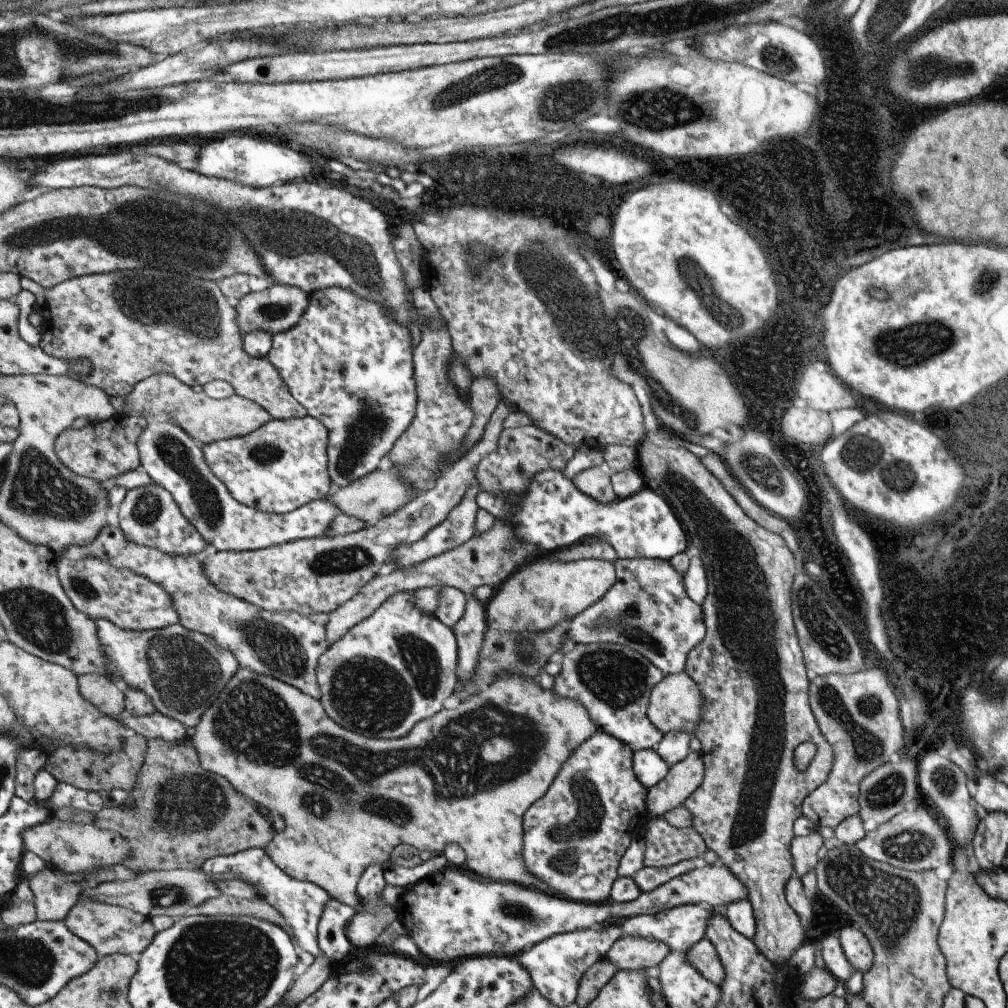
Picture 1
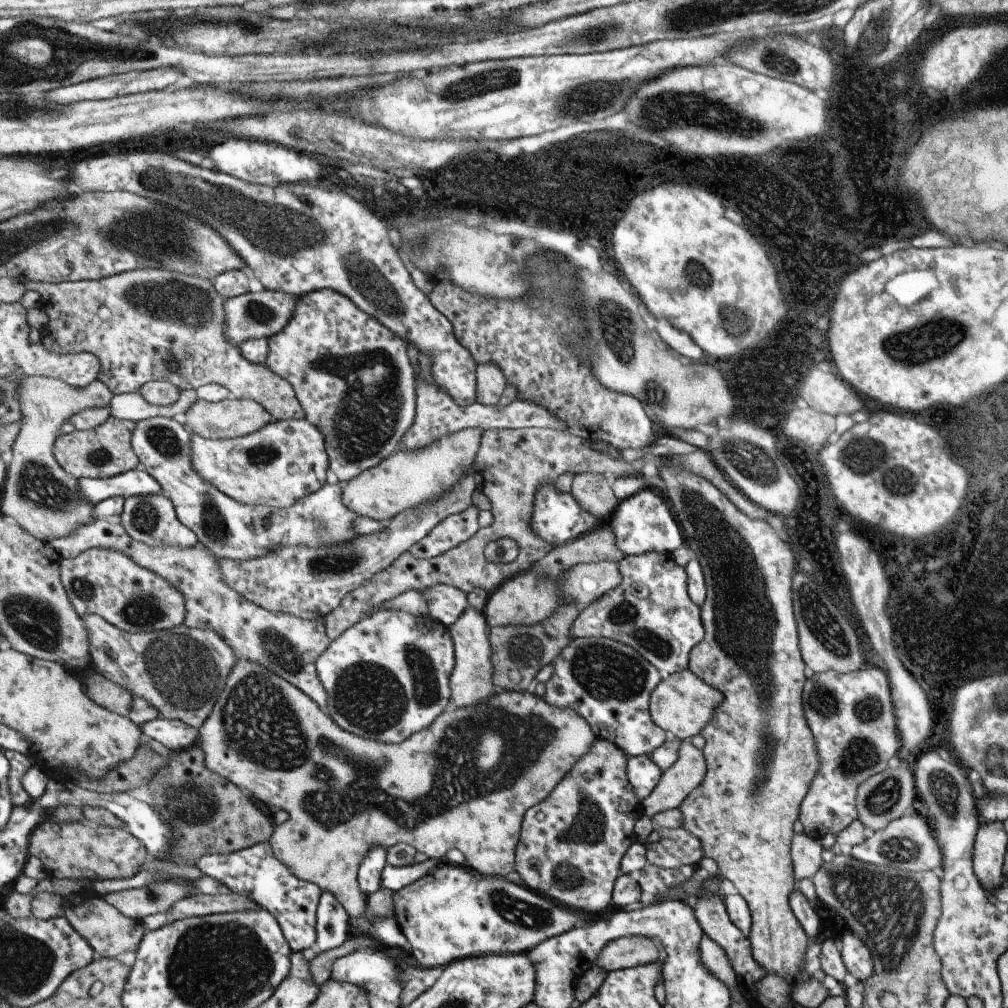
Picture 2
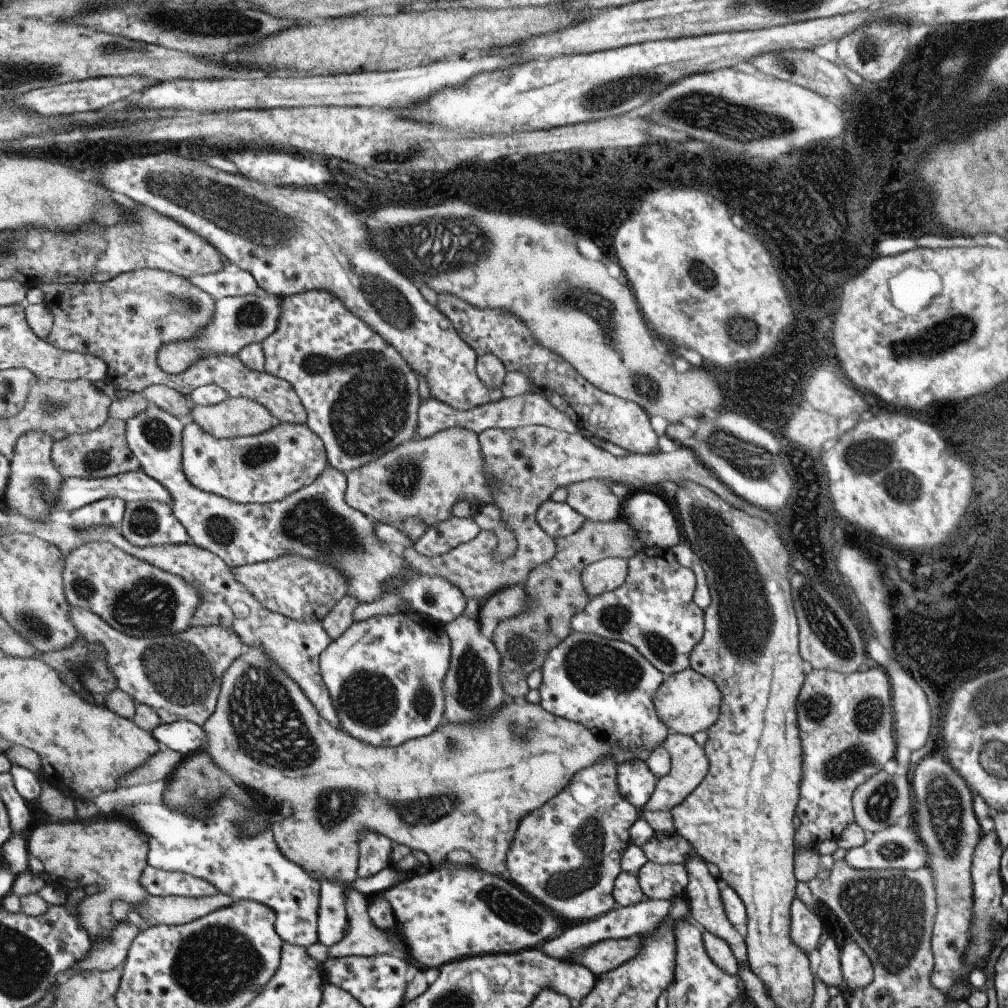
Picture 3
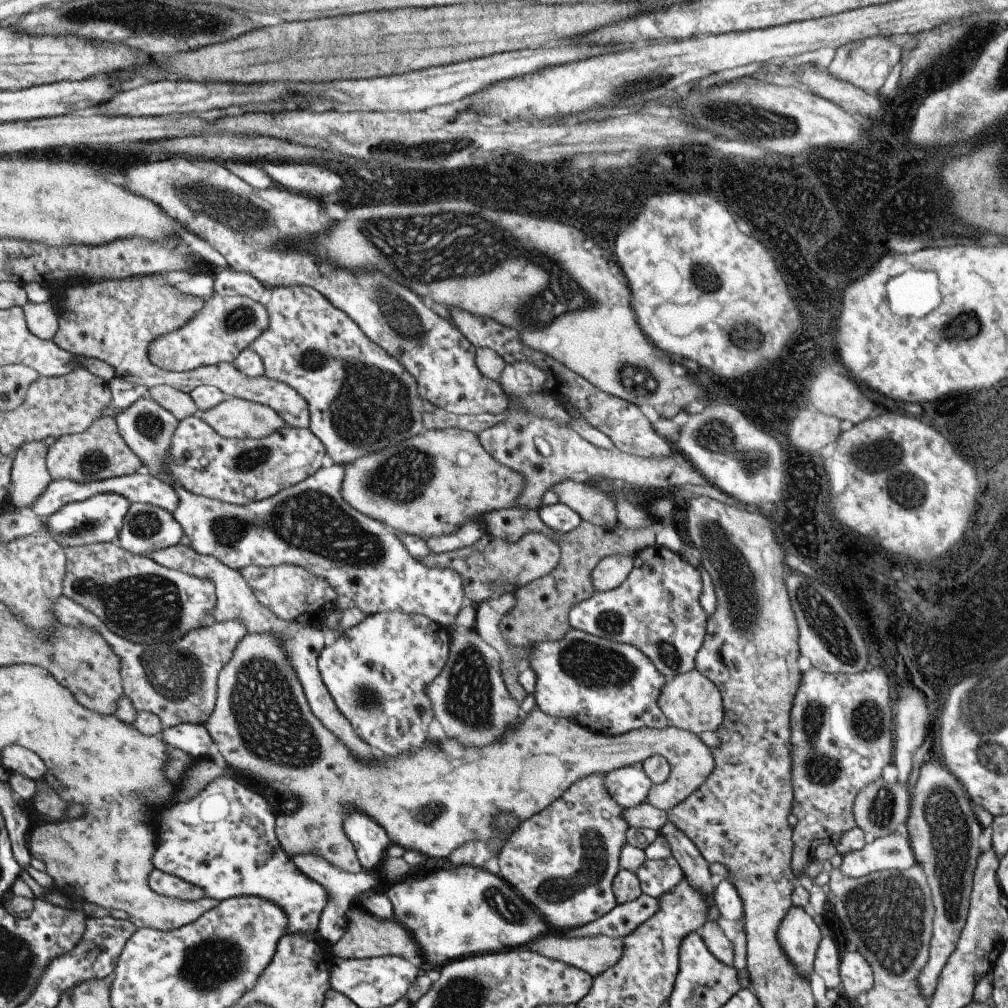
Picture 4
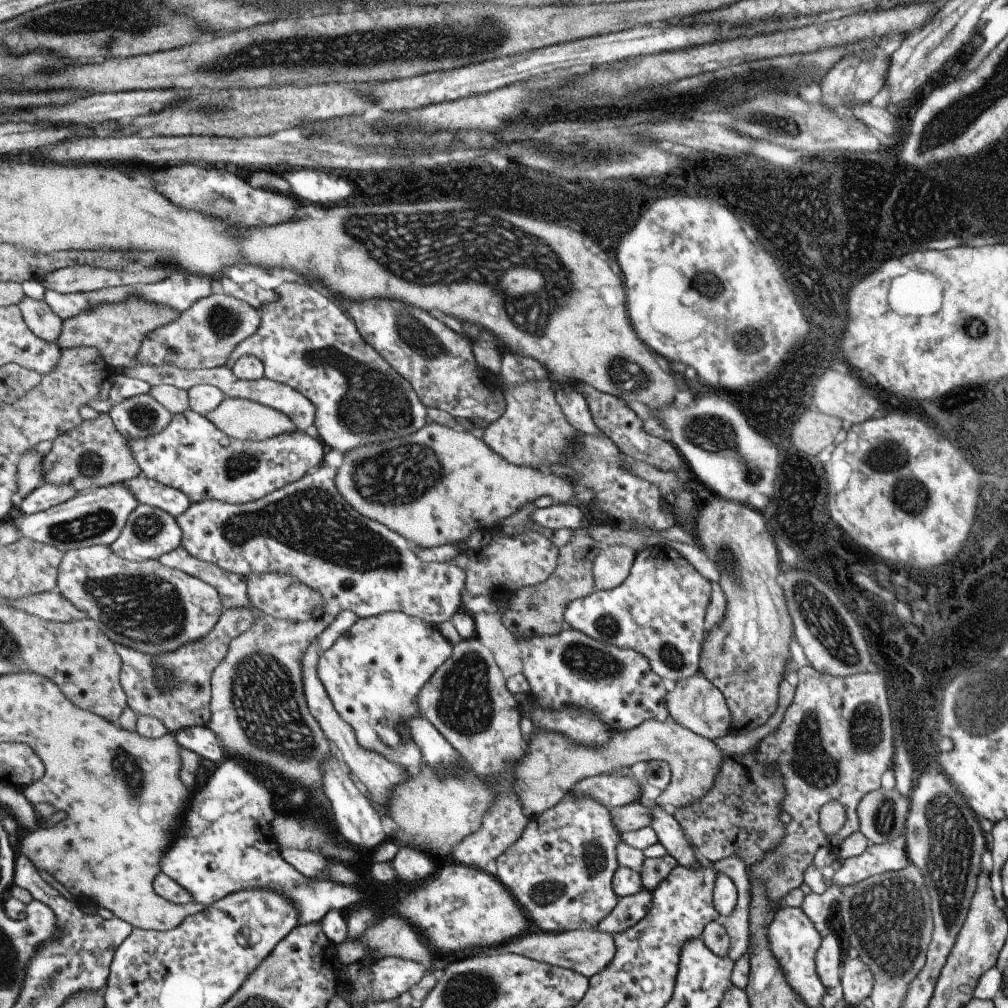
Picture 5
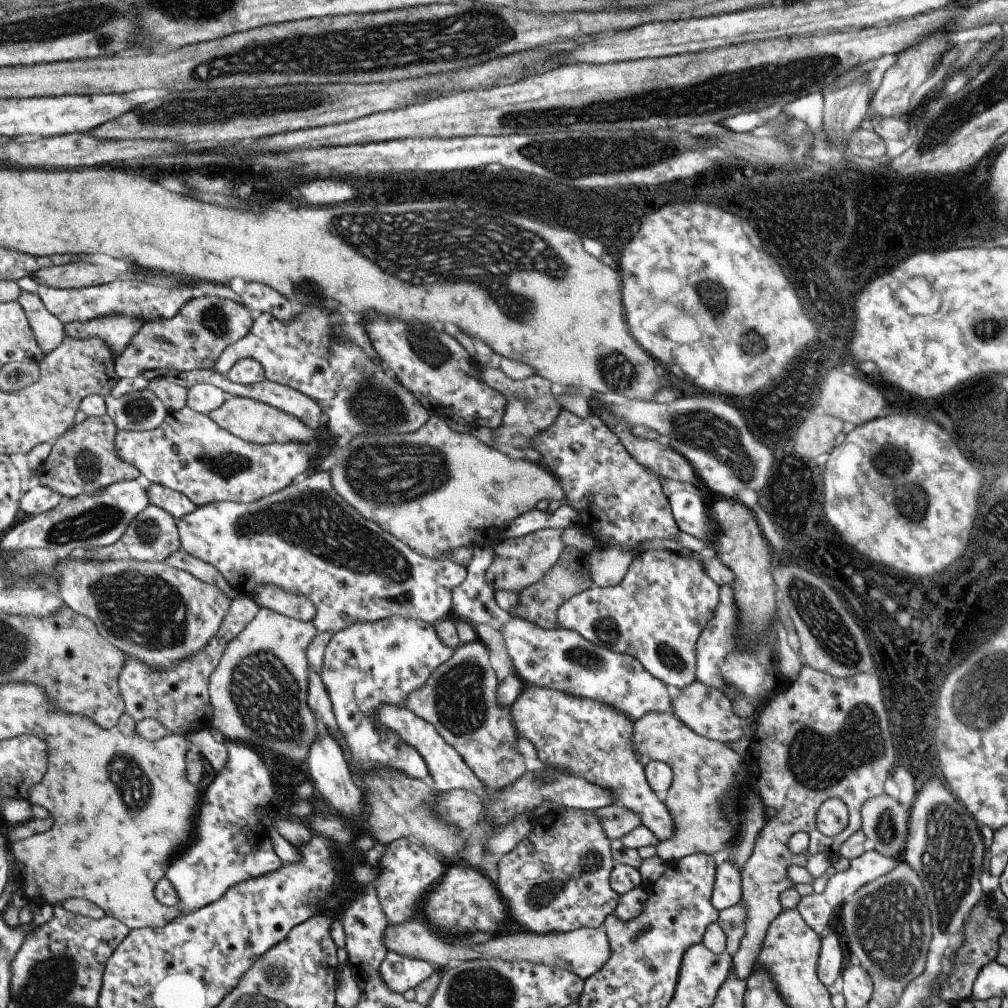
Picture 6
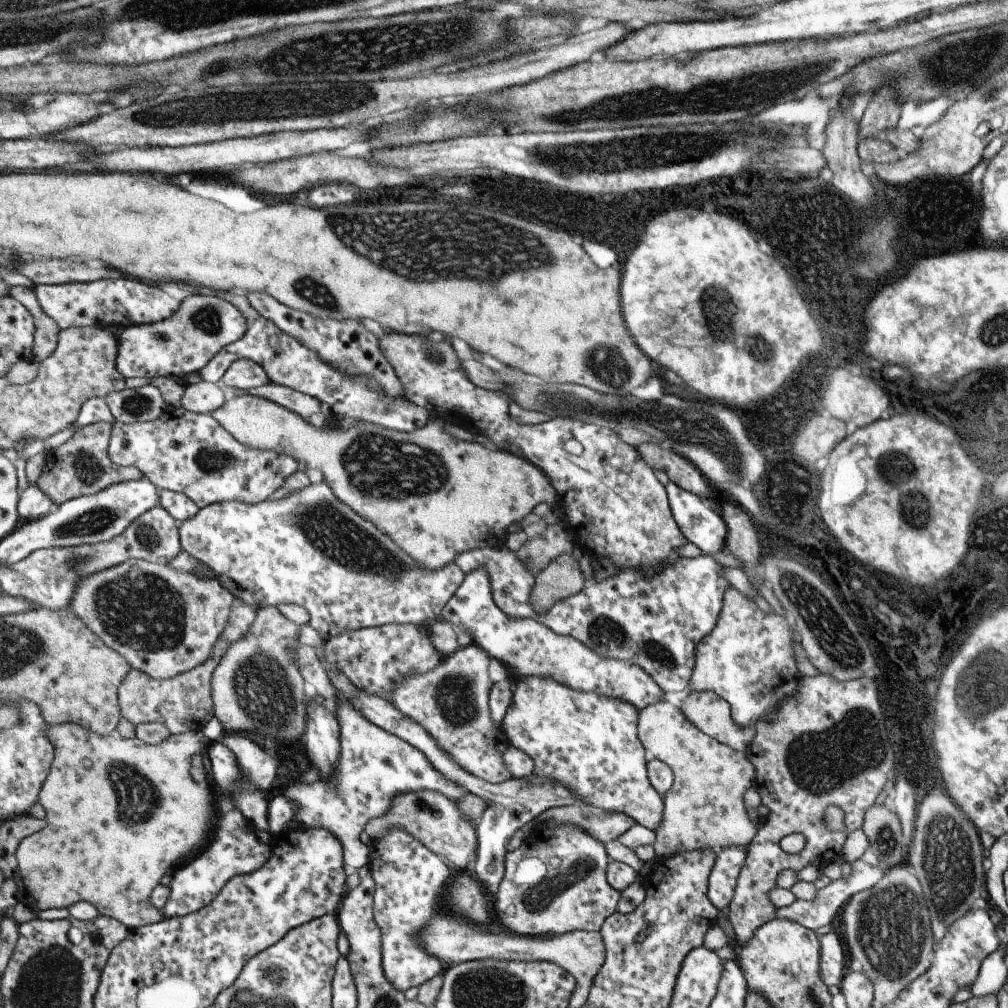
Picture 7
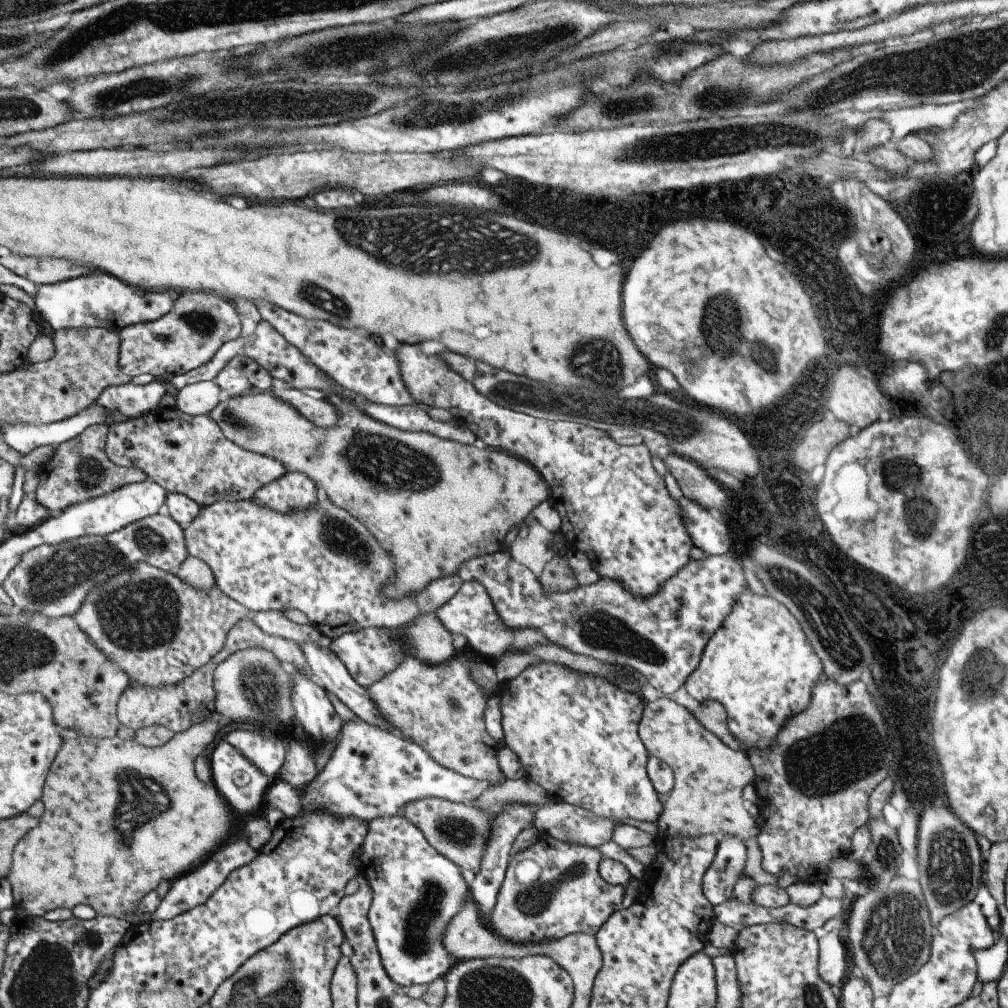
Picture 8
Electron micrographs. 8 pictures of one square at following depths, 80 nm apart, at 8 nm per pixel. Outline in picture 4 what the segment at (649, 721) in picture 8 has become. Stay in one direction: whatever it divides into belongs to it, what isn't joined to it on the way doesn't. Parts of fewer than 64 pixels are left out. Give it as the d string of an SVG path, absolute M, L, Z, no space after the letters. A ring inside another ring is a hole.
M255 633L247 634L241 641L231 662L218 676L218 699L206 727L219 748L219 759L223 764L229 764L231 772L255 778L255 770L263 770L259 782L265 782L277 794L295 794L299 800L295 812L279 816L279 822L274 822L278 842L290 857L313 855L337 870L361 871L353 845L343 832L345 812L353 810L369 816L375 824L381 824L391 843L416 850L425 857L447 858L454 848L466 842L501 837L502 832L496 825L499 815L508 813L520 823L548 807L580 778L593 773L606 774L642 762L651 755L665 758L670 773L661 785L655 785L647 800L656 809L667 811L701 786L714 765L710 748L692 732L667 725L659 730L643 727L619 736L595 735L573 721L549 716L537 706L529 709L522 719L519 716L516 725L502 734L502 740L490 742L490 745L464 745L446 736L436 745L425 742L416 751L399 753L396 757L380 755L379 759L360 761L315 718L289 656L278 640L271 633Z

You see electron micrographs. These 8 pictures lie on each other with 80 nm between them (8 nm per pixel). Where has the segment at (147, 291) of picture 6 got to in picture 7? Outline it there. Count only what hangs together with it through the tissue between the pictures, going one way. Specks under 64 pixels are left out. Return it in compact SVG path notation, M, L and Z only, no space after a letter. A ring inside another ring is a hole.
M135 278L101 279L92 283L69 283L66 285L38 285L35 289L43 310L62 329L95 326L105 329L111 325L117 325L121 330L121 328L133 325L161 322L177 313L183 302L183 300L176 300L171 294L167 294L163 288L159 288L158 284L147 284Z

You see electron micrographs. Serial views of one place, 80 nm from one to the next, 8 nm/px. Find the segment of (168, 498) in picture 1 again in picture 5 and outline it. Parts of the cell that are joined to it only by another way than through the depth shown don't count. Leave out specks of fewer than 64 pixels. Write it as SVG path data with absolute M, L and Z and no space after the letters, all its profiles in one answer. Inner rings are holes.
M141 503L129 517L121 536L112 544L114 551L123 558L145 562L158 559L182 545L184 534L178 519L167 511Z

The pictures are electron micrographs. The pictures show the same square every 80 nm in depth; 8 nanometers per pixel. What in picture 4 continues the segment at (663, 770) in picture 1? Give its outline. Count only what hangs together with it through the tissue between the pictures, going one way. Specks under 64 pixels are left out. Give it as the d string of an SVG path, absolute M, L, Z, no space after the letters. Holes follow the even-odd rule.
M631 764L604 774L603 782L611 798L625 808L643 803L652 783L642 769L635 769Z

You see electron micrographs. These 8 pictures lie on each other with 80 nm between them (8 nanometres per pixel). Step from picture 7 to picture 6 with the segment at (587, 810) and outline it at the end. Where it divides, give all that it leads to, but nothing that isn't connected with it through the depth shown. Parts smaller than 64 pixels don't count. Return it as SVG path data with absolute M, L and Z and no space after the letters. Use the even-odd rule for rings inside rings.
M607 805L593 811L600 820L602 829L609 840L621 838L630 830L641 825L638 814L621 805Z

